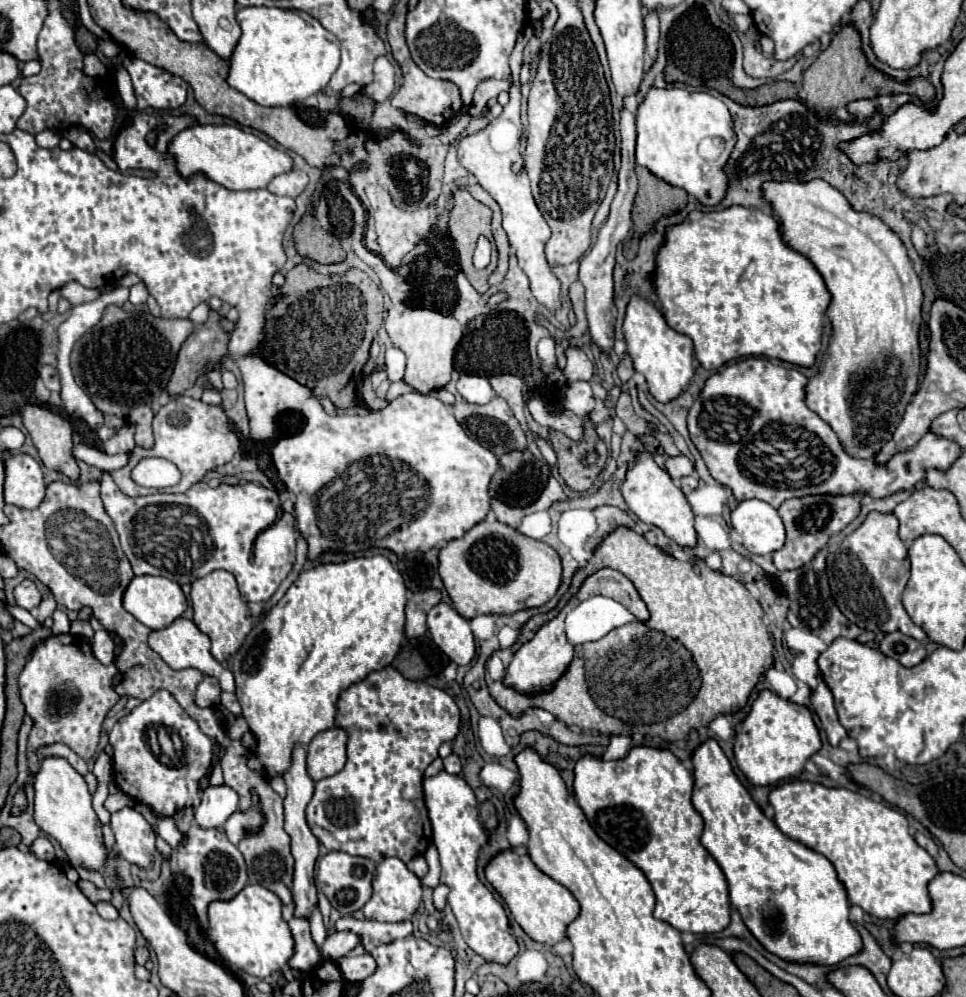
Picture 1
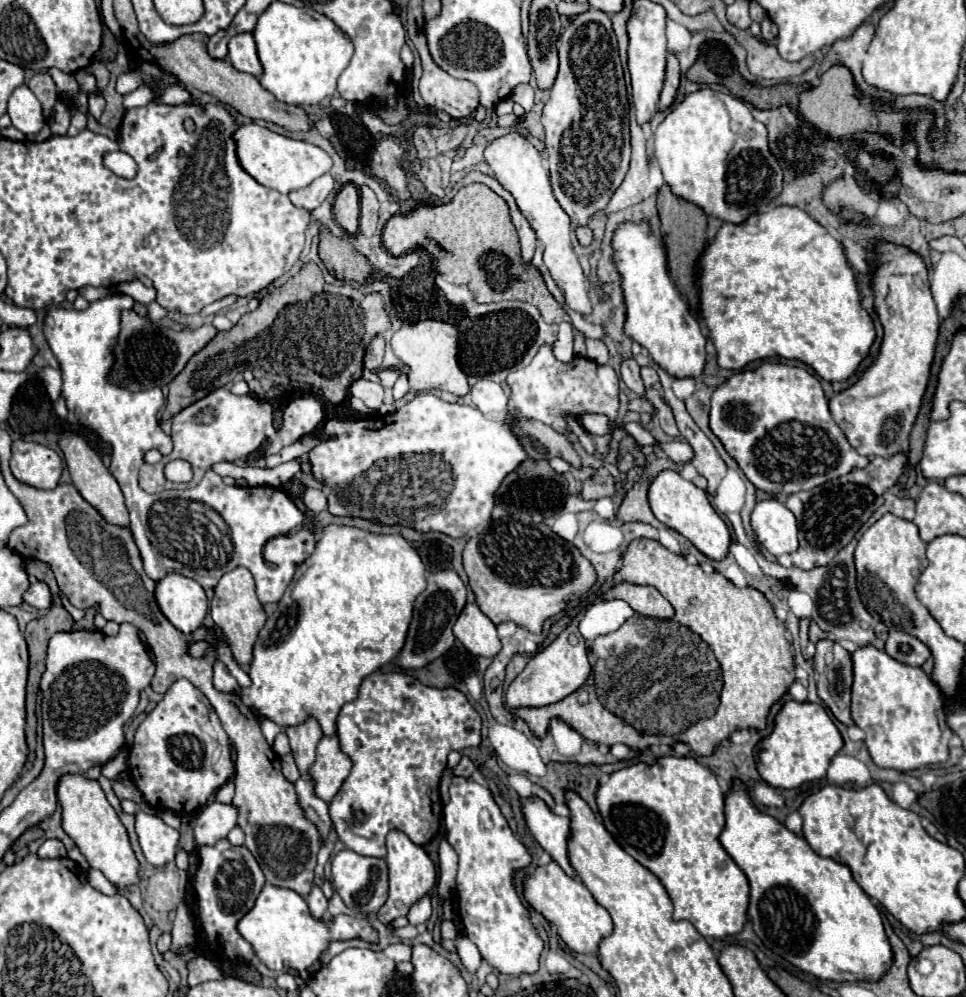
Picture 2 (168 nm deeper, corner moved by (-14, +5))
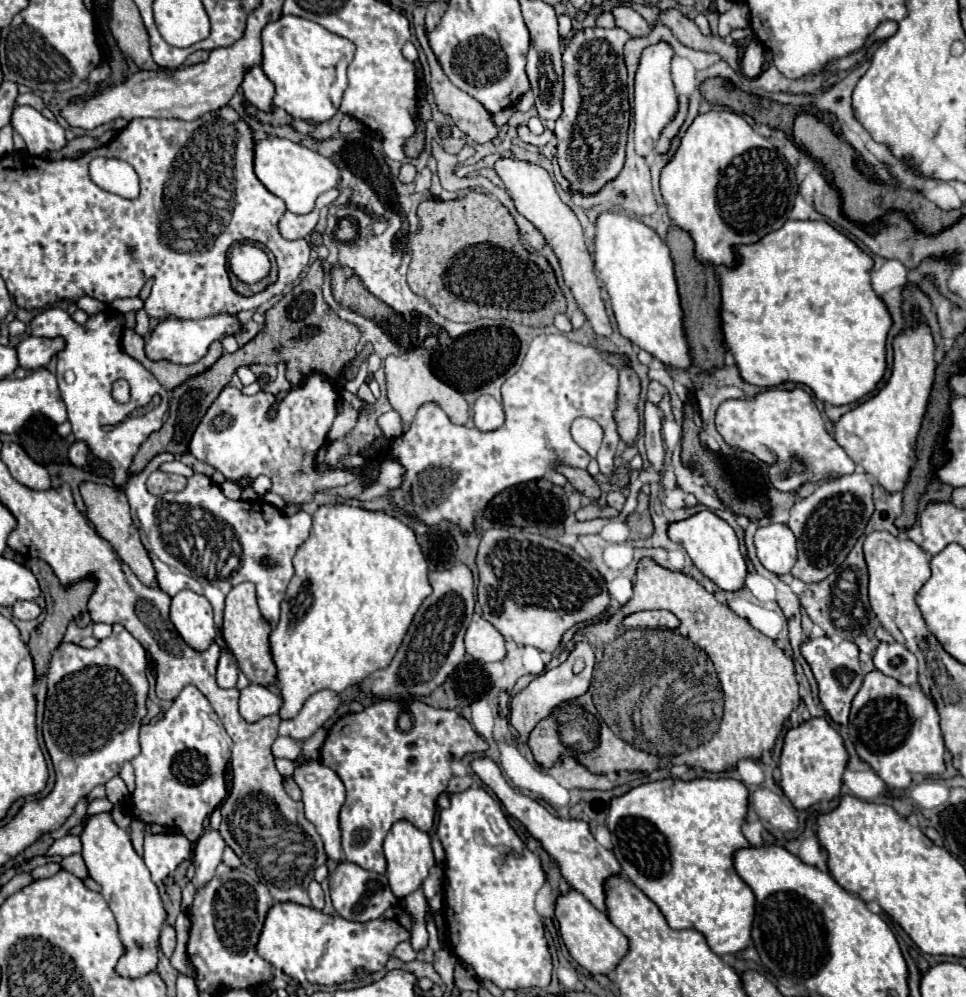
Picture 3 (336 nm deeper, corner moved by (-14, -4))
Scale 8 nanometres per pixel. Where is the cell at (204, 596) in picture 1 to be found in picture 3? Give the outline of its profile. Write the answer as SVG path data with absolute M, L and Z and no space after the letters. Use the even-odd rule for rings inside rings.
M242 582L230 590L226 596L226 608L224 608L224 630L222 636L230 648L230 652L236 656L240 670L250 680L250 684L258 686L272 686L276 684L276 664L270 654L270 624L260 614L260 608L256 604L256 588L252 582Z

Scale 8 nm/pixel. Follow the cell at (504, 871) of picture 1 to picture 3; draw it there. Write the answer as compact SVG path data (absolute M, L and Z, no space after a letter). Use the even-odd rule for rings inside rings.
M570 890L568 894L562 894L556 902L556 918L560 922L560 934L564 938L564 944L570 952L570 956L586 968L590 974L610 974L616 970L620 960L628 952L628 938L610 922L610 918L596 910L580 892Z

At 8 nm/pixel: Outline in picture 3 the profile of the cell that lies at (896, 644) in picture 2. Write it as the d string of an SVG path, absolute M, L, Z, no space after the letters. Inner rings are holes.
M880 644L874 652L874 666L904 686L916 686L916 656L902 644Z

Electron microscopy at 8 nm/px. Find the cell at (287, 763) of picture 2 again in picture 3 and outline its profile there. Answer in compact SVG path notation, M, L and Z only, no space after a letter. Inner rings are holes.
M318 728L318 730L314 732L314 736L304 742L302 756L308 756L308 758L314 758L314 760L316 760L318 754L320 754L320 748L322 748L324 738L326 738L326 728Z

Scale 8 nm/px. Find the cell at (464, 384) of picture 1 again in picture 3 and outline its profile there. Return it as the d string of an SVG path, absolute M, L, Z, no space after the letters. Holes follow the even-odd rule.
M480 396L472 410L474 410L474 426L480 432L498 430L504 424L502 404L496 402L492 396Z

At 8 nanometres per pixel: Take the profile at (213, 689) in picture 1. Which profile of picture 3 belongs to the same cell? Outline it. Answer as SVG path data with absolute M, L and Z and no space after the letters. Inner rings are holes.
M222 648L220 660L218 660L218 684L220 688L234 688L238 680L238 664L230 650Z

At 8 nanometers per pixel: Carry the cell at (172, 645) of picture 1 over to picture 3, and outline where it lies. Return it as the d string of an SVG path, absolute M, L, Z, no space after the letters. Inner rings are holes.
M250 684L240 692L240 716L246 722L258 722L266 716L278 714L282 706L282 698L276 696L266 686L254 686Z

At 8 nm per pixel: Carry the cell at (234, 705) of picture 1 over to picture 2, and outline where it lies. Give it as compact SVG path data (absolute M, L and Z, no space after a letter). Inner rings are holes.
M259 716L258 721L265 739L268 741L268 744L272 747L275 737L278 733L280 733L283 730L283 728L271 721L270 719L263 716Z

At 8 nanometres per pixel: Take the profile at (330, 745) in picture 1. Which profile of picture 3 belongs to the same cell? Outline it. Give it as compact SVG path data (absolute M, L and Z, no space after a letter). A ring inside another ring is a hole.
M310 762L306 766L298 766L294 772L294 780L296 784L302 788L302 802L306 808L306 818L316 826L322 842L324 842L324 850L328 860L340 864L342 862L342 846L340 846L340 824L338 824L338 814L340 808L344 804L344 784L340 784L340 778L336 776L336 772L332 772L330 768L324 768L324 764Z

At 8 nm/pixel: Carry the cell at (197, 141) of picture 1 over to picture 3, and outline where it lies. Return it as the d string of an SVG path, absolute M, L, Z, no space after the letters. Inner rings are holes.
M268 138L256 142L256 160L254 172L258 180L278 198L284 200L286 208L294 214L308 214L314 210L316 198L332 188L340 186L340 170L338 166L302 144L296 144L286 138Z

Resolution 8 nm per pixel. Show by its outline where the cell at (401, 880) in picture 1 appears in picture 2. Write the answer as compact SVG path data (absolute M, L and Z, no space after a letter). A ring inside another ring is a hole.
M396 829L388 833L386 847L388 847L386 863L388 863L388 869L390 869L390 895L388 895L388 901L382 905L382 909L376 915L384 925L394 921L396 917L408 915L410 907L418 899L428 895L436 885L436 867L434 867L432 859L428 857L428 853L424 851L424 847L414 845L404 833L400 833Z

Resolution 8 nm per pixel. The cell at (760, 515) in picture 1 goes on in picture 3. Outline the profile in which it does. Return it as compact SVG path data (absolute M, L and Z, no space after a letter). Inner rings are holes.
M782 524L760 526L754 534L754 546L762 566L778 576L788 574L796 564L796 538Z

